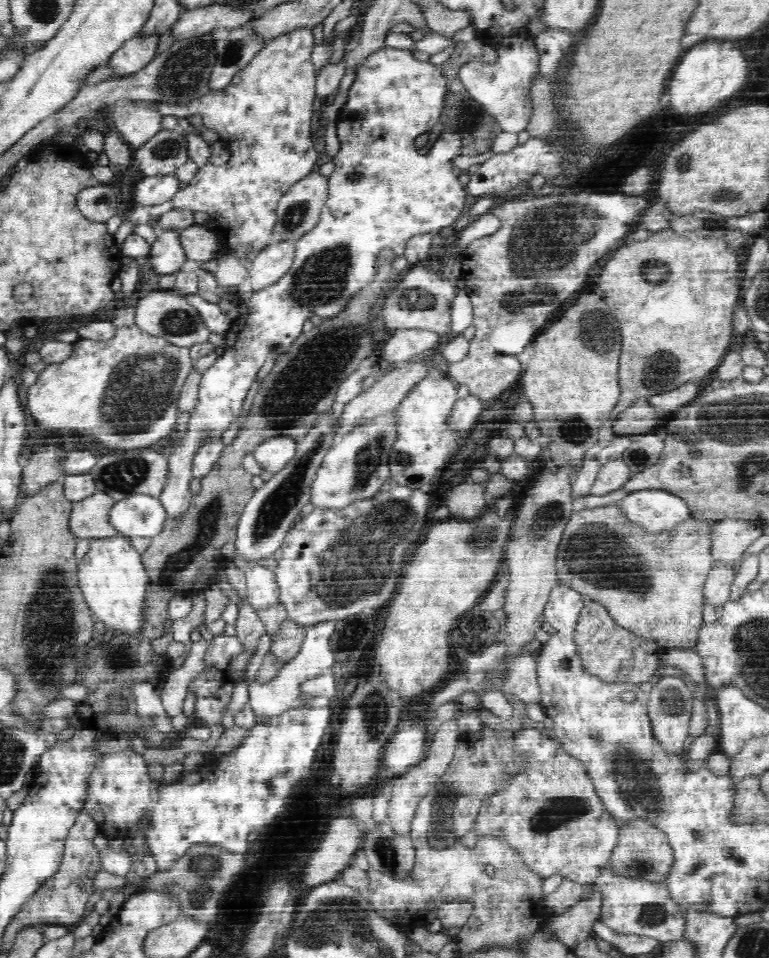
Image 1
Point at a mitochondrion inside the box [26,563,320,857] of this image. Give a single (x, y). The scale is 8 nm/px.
(119, 658)

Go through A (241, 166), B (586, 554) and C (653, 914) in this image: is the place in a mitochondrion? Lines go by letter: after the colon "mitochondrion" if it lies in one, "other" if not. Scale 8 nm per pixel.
A: other
B: mitochondrion
C: mitochondrion

